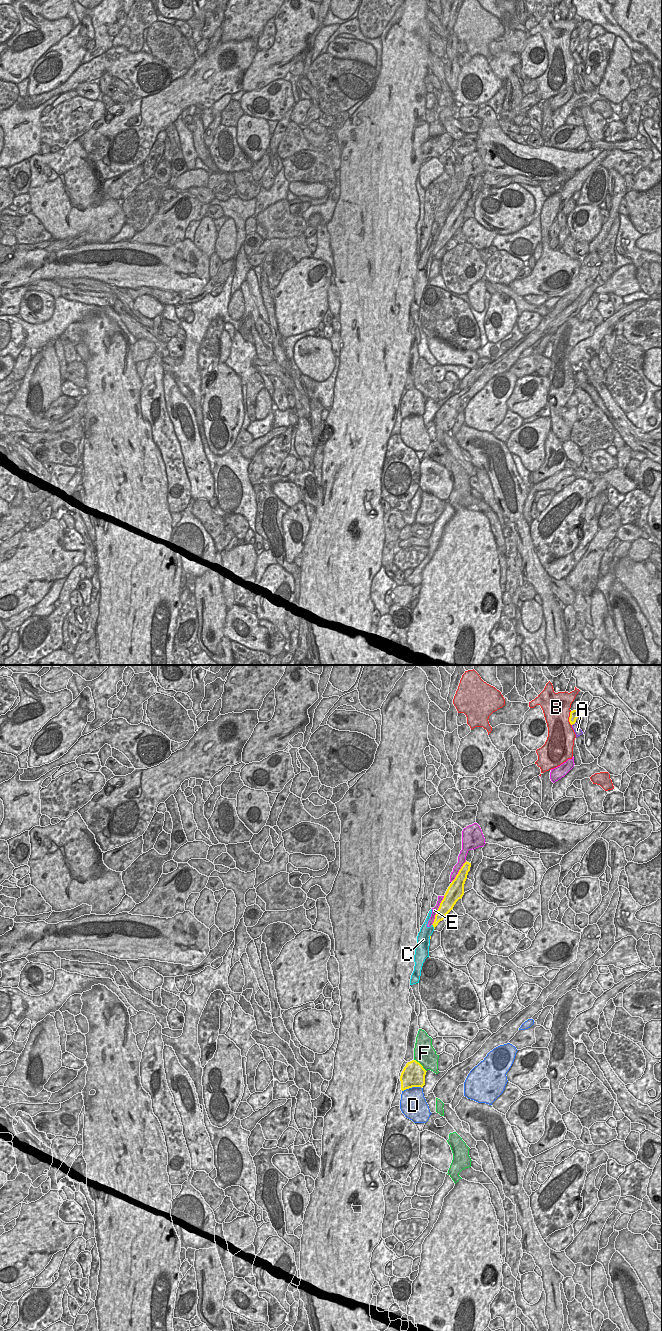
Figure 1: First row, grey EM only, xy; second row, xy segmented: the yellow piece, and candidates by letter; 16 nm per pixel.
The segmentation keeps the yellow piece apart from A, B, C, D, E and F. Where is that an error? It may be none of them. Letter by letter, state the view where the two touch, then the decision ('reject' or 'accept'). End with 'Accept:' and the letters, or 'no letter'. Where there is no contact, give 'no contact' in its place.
A: contact in xy; reject
B: contact in xy; reject
C: contact in xy; reject
D: contact in xy; reject
E: contact in xy; reject
F: contact in xy; reject
Accept: no letter

